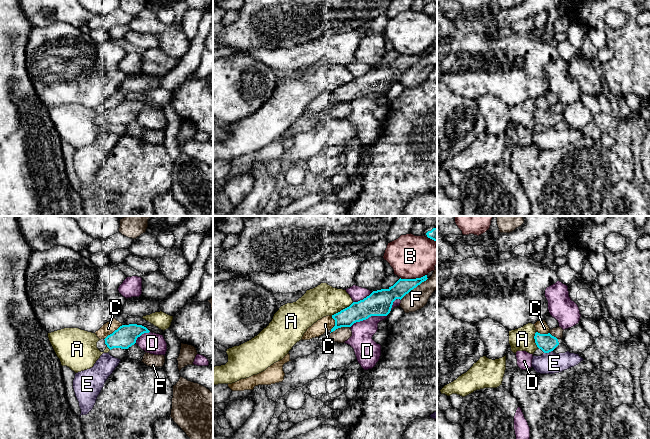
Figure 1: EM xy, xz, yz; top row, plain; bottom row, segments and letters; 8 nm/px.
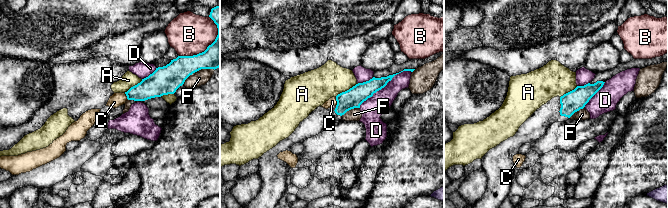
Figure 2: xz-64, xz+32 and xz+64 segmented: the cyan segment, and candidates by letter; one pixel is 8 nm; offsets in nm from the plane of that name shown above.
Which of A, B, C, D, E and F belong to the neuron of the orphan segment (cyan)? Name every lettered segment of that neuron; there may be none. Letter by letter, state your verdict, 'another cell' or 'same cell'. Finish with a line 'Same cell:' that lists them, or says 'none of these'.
A: another cell
B: another cell
C: another cell
D: another cell
E: another cell
F: another cell
Same cell: none of these

